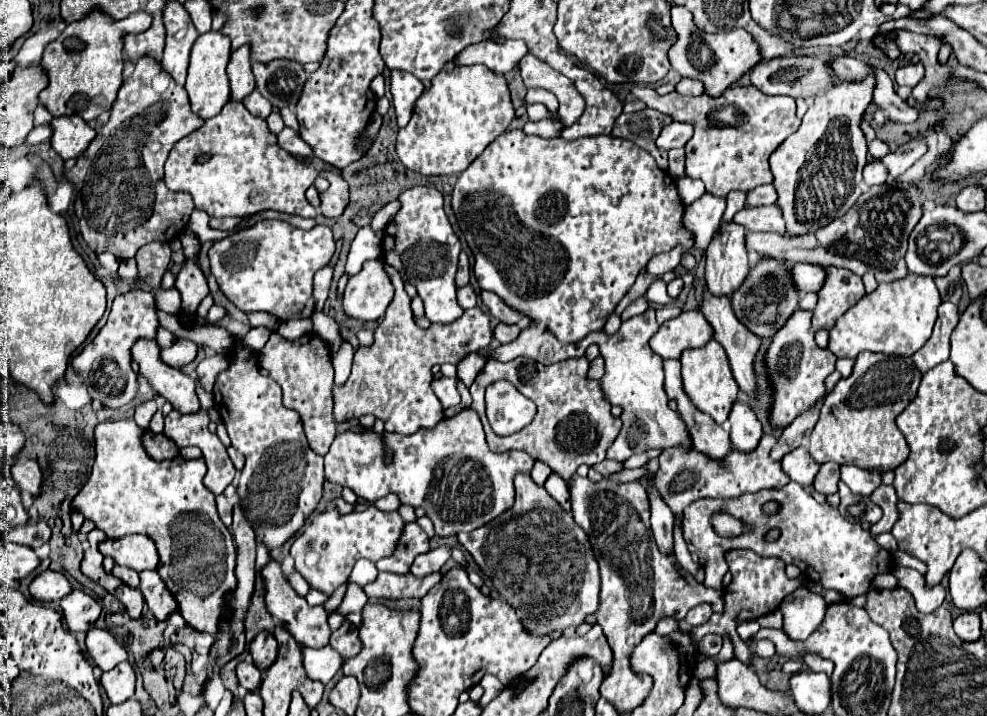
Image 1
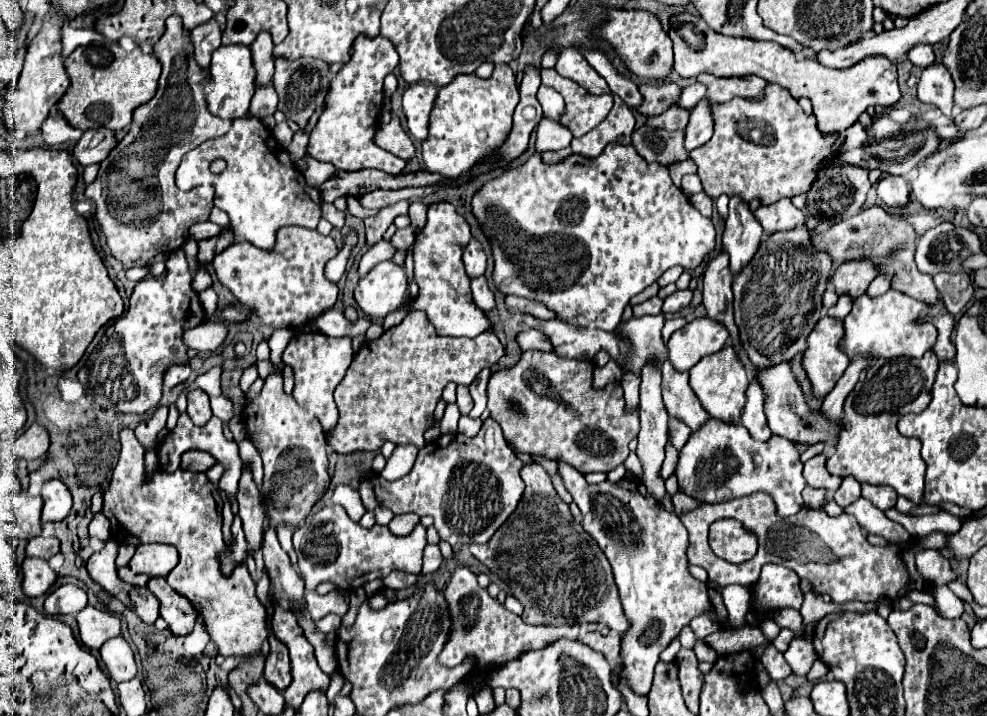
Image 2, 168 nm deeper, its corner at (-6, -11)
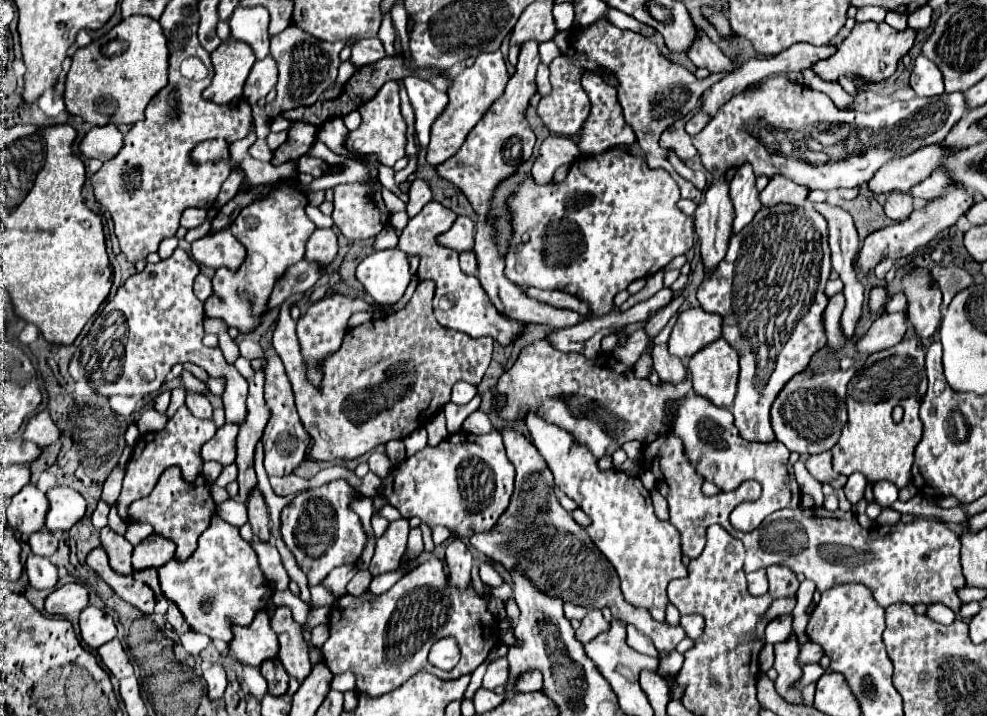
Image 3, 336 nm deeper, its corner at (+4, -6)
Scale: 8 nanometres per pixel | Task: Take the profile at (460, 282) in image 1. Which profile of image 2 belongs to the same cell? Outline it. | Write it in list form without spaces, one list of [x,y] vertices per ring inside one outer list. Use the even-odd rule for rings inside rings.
[[[472,238],[470,244],[464,246],[462,260],[464,260],[464,266],[466,266],[466,274],[470,278],[484,274],[484,270],[486,270],[486,252],[476,238]]]

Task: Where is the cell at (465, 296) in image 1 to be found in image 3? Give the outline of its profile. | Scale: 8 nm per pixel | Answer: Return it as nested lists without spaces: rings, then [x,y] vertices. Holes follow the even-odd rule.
[[[462,253],[460,255],[460,267],[466,275],[476,275],[478,271],[478,261],[476,261],[476,255],[474,253]]]

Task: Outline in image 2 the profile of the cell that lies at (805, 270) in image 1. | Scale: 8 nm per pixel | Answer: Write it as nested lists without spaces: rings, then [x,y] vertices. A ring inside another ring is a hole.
[[[850,260],[850,262],[844,262],[834,272],[830,282],[838,294],[850,294],[852,298],[856,298],[868,290],[870,282],[878,274],[880,272],[878,272],[876,264],[872,264],[872,260]]]

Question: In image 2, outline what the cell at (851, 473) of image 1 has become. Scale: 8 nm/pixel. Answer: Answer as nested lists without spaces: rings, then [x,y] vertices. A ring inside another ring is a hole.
[[[864,484],[862,486],[862,496],[868,498],[880,510],[894,508],[896,498],[898,498],[898,494],[896,494],[894,488],[888,488],[888,486],[872,486],[872,484]]]

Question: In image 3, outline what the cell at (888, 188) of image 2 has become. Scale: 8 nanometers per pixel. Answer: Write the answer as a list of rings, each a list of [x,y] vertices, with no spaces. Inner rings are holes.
[[[890,191],[886,195],[886,201],[884,201],[884,211],[890,219],[894,221],[902,221],[902,219],[908,219],[910,211],[914,209],[912,207],[912,195],[910,193],[902,193],[902,191]]]

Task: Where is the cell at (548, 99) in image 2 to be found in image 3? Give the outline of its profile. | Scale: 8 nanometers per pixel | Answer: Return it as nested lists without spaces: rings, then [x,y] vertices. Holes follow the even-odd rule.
[[[540,63],[540,67],[538,67],[538,73],[536,73],[536,89],[538,89],[538,93],[544,97],[544,95],[548,95],[550,93],[550,81],[548,81],[548,65],[544,65],[544,63]]]

